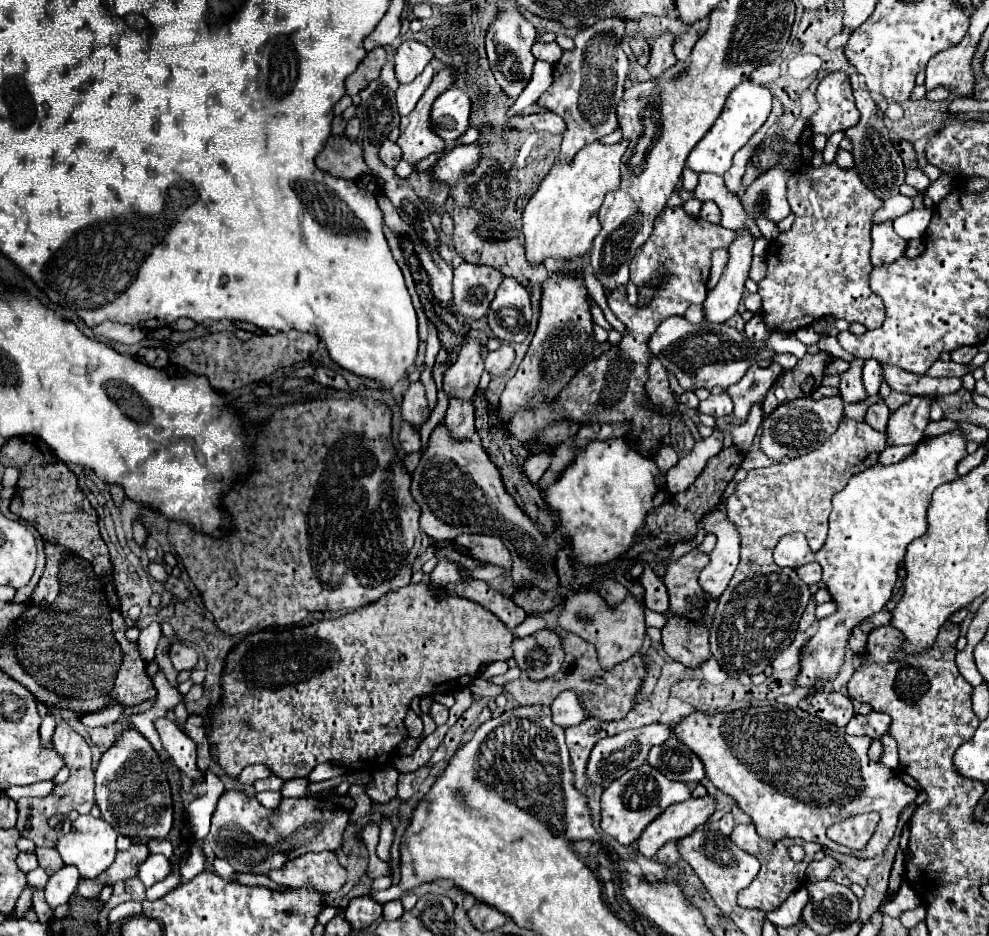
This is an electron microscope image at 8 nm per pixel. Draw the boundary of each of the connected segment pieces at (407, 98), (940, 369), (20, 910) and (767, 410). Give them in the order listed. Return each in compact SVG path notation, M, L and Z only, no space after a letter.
M428 64L424 68L424 72L420 76L416 76L414 82L398 86L398 90L396 90L396 104L398 104L400 116L406 116L406 114L410 114L414 110L416 102L420 100L424 90L430 86L432 78L434 78L434 68L432 68L432 64Z
M936 360L934 364L932 364L932 368L928 370L928 374L932 376L932 378L950 378L950 376L964 376L964 374L968 374L968 372L972 372L972 368L970 366L964 366L964 364L954 364L952 360L950 362L942 362L942 360Z
M26 886L26 888L22 890L22 894L20 894L20 898L18 898L16 906L14 906L14 910L12 910L12 912L8 912L8 914L4 914L4 916L6 916L8 920L12 920L12 918L22 918L28 910L32 910L32 898L33 889Z
M770 390L770 392L768 392L768 396L762 400L762 412L764 412L764 418L766 418L766 416L770 416L770 414L780 406L780 404L784 404L784 402L780 402L778 398L774 398L774 394L772 394L772 392L774 392L774 390Z

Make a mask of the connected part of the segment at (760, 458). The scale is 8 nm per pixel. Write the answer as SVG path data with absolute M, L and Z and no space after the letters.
M758 450L758 452L748 452L740 466L746 470L752 470L752 468L766 468L766 466L774 466L774 464L786 464L790 460L792 460L792 456L784 456L784 460L768 460L764 456L764 452Z

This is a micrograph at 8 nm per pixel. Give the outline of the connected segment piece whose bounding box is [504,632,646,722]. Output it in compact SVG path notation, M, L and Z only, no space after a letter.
M560 632L560 638L562 638L562 648L566 658L558 674L554 674L544 682L530 682L528 678L518 678L514 682L508 682L504 690L510 692L520 706L550 706L560 692L574 690L578 694L580 706L584 708L586 716L592 716L600 722L622 720L624 714L632 710L632 704L636 702L638 692L642 688L642 676L646 676L644 658L640 654L634 654L632 658L616 664L614 668L604 670L596 658L596 650L592 648L592 644L568 632Z

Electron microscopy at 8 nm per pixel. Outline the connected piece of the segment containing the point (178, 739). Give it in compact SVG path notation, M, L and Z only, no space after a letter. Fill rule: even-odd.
M160 718L154 722L160 740L170 754L172 762L194 782L204 782L202 770L196 766L196 744L168 718Z

